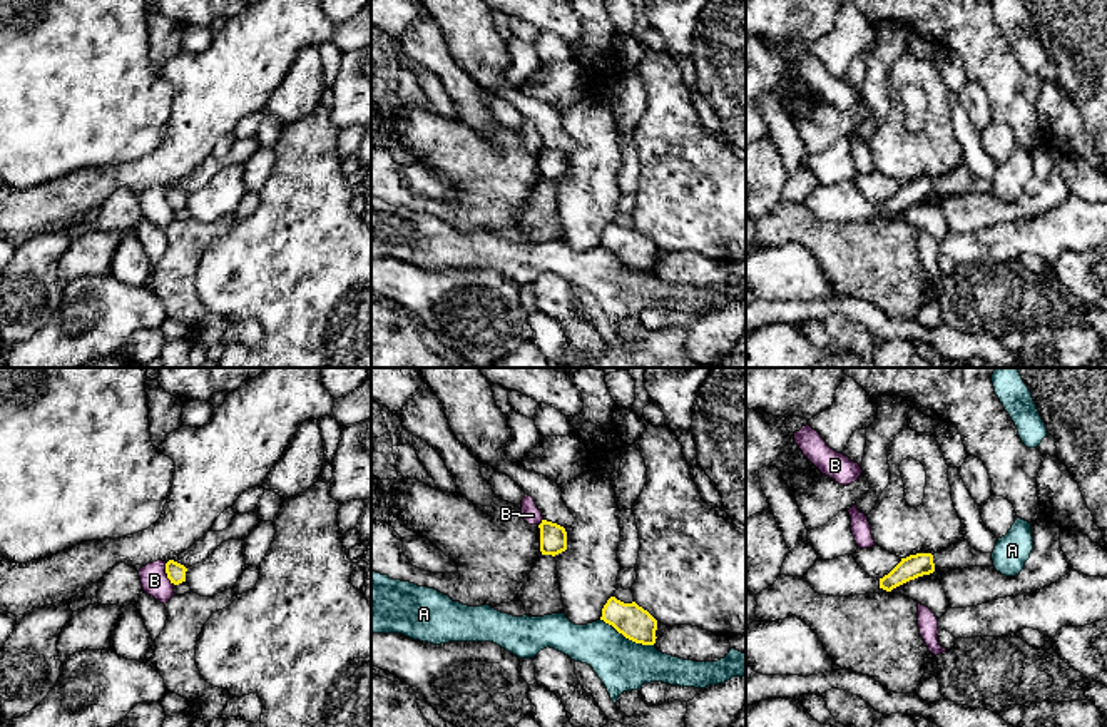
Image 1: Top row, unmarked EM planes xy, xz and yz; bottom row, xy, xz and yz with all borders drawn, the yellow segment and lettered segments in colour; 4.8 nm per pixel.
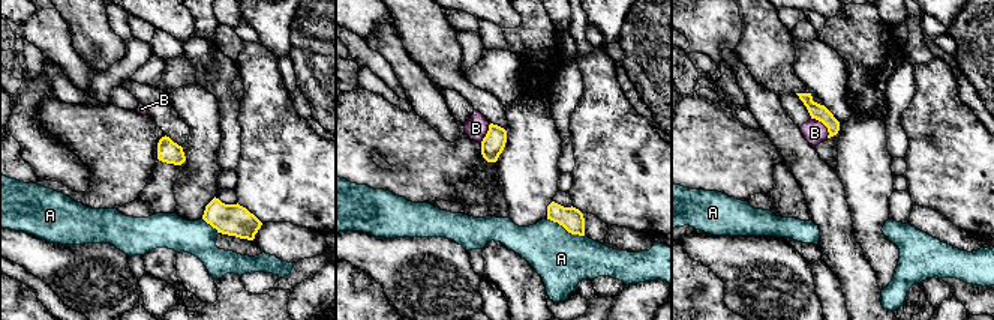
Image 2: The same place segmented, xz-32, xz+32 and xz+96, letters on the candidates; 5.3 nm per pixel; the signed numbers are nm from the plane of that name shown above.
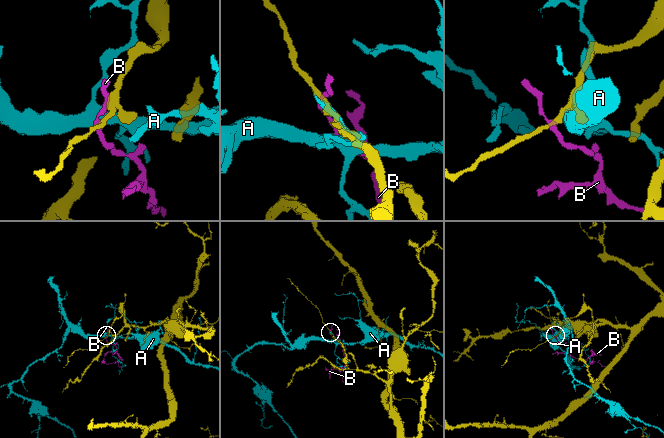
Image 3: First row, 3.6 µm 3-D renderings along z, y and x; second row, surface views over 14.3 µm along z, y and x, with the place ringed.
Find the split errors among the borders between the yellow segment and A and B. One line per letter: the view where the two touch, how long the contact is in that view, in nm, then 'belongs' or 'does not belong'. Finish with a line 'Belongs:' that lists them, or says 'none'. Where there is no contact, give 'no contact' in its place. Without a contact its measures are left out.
A: xz | 280 nm | does not belong
B: xy | 130 nm | does not belong
Belongs: none

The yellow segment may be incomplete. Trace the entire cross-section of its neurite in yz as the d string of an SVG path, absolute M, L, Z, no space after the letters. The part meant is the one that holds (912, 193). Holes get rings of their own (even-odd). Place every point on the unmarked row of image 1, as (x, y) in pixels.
M916 179L901 187L883 204L880 204L880 214L891 217L893 214L915 206L923 201L935 197L933 180L931 179Z

